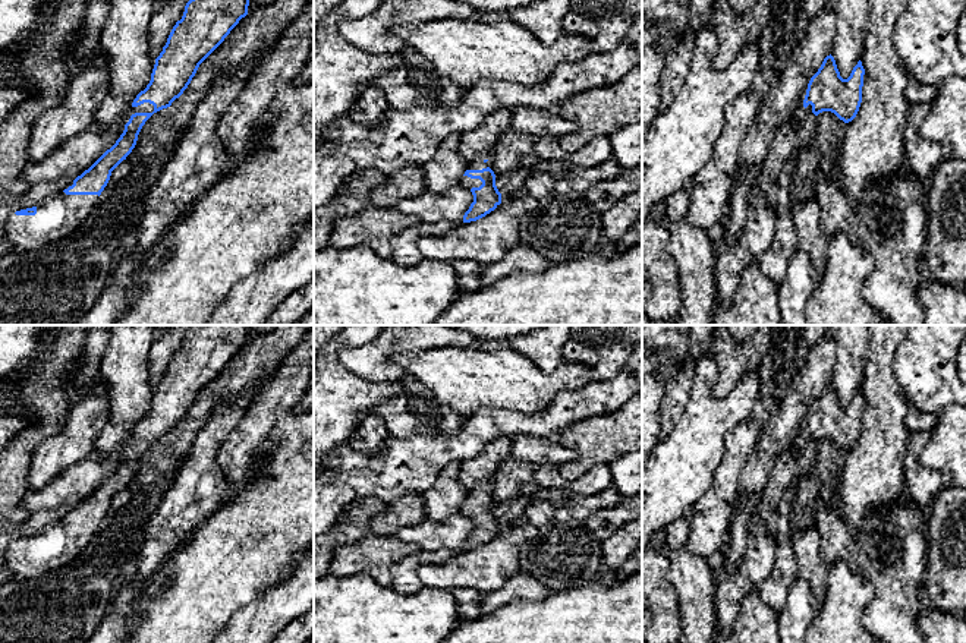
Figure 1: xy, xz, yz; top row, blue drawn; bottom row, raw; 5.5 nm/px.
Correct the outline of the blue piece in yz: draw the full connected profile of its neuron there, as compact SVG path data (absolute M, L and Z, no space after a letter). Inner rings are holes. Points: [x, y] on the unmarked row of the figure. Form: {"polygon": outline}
{"polygon": "M827 384L808 412L803 434L794 441L797 450L794 458L800 457L806 436L815 444L831 439L844 451L852 450L862 431L863 403L865 397L859 388L850 404L843 407L834 385Z"}

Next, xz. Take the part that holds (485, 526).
{"polygon": "M481 482L469 491L460 513L473 523L473 530L463 543L463 551L476 549L501 532L501 521L495 514L495 502L490 497L488 483Z"}

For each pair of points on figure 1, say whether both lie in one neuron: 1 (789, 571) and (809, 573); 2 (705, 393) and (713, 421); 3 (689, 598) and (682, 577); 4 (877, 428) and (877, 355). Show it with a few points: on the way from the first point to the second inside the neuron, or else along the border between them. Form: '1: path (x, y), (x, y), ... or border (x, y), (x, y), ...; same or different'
1: border (790, 538), (799, 574); different
2: path (705, 400), (705, 413); same
3: path (689, 593), (686, 582); same
4: path (878, 410), (878, 372); same

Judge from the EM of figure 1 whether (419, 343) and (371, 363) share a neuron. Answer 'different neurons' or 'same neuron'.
same neuron

